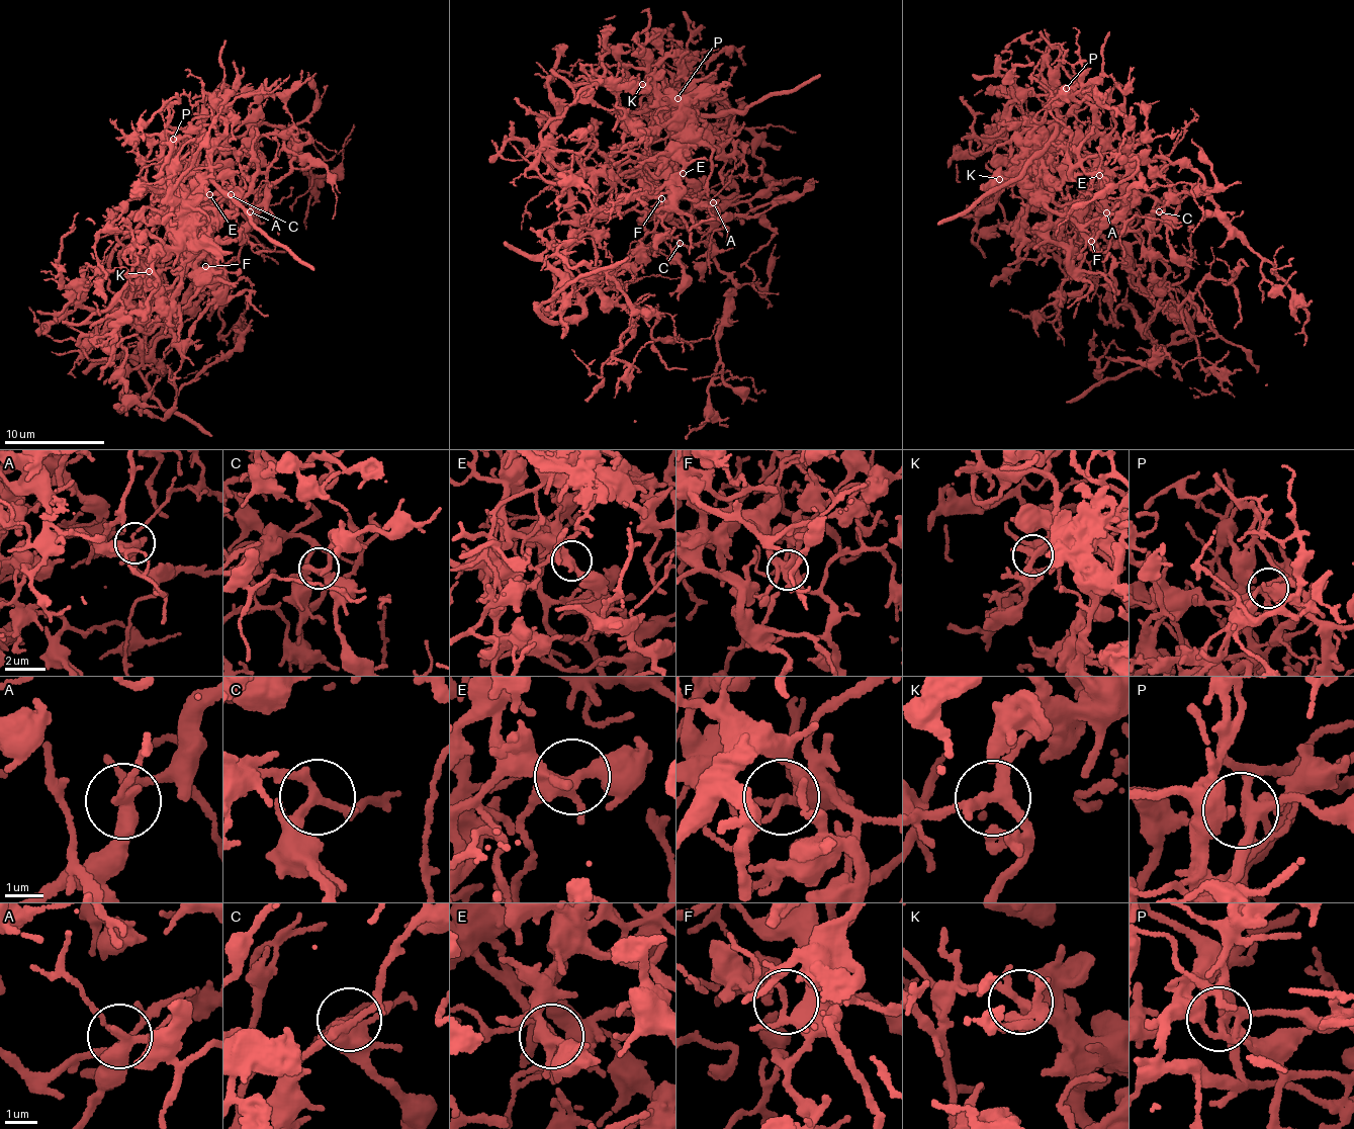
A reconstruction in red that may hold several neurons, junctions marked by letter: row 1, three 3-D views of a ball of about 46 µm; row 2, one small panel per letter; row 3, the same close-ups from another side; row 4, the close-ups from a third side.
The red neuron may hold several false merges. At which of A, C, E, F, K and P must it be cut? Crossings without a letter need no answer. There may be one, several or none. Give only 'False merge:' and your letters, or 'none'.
False merge: A, F, P

